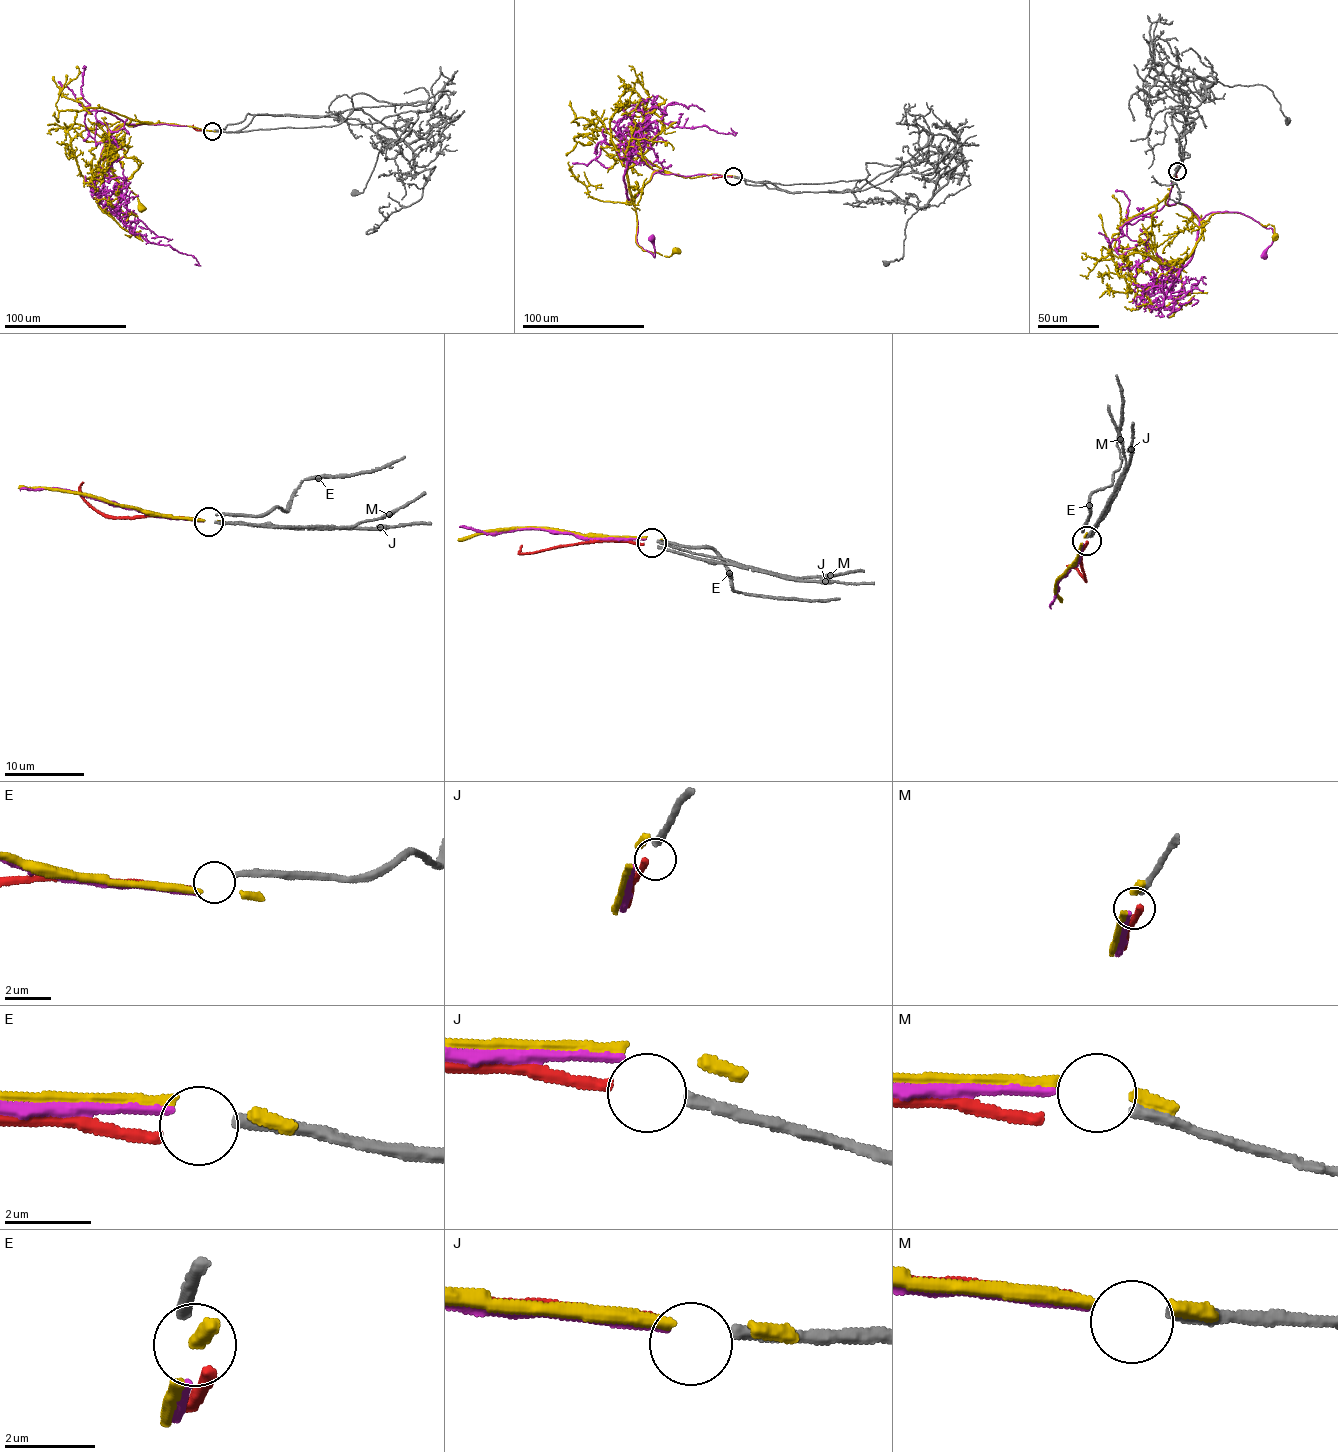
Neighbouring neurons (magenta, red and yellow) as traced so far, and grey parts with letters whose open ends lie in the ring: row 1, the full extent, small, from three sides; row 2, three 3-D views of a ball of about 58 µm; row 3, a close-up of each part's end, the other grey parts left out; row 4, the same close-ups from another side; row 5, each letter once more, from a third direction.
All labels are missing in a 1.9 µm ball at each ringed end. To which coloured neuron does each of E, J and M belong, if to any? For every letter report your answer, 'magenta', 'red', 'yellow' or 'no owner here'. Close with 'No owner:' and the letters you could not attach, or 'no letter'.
E: no owner here
J: red
M: magenta
No owner: E

